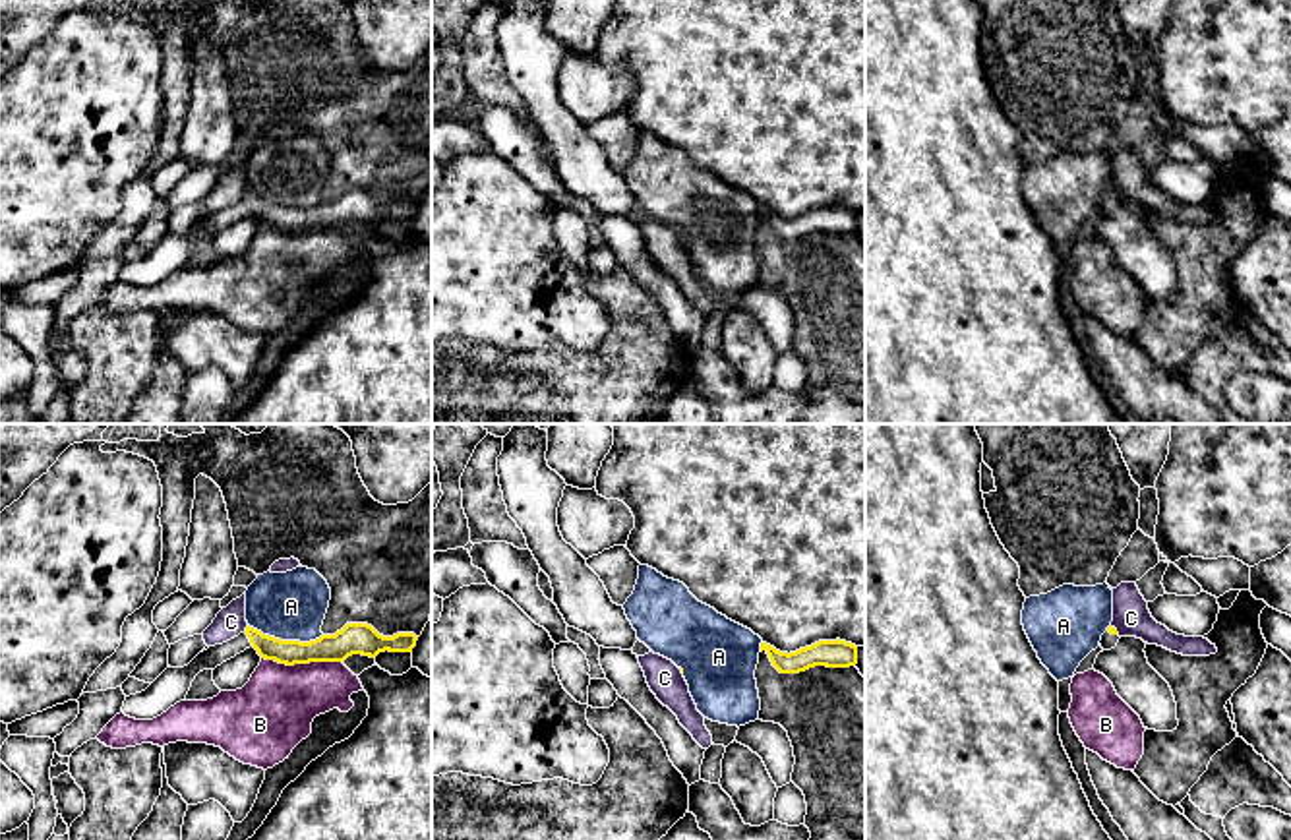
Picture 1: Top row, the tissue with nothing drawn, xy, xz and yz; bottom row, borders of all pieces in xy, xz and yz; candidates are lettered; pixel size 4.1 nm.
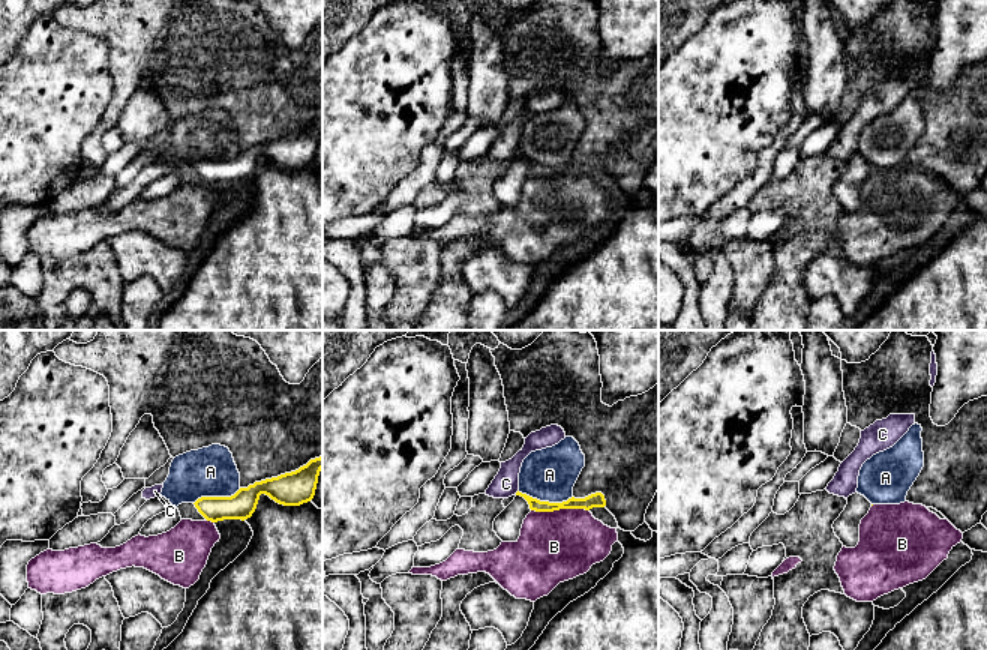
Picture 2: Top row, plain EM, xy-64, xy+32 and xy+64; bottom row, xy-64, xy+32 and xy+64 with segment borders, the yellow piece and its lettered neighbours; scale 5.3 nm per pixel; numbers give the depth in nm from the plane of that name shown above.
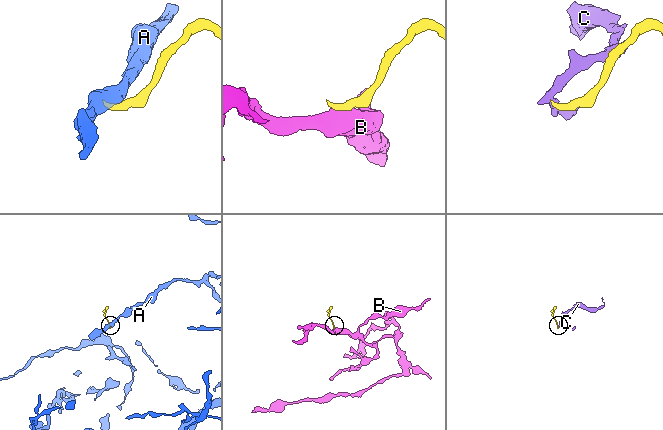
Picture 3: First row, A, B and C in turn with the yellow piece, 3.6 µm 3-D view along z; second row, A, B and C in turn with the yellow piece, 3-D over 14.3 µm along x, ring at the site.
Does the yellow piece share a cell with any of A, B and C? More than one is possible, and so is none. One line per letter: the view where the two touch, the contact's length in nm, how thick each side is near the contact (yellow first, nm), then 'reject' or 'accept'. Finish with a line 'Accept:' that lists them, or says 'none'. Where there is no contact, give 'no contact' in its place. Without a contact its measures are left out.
A: meets yellow in xy; contact 320 nm long; 120 nm thick on the yellow side, 280 nm on the other; reject
B: meets yellow in xy; contact 340 nm long; 130 nm thick on the yellow side, 320 nm on the other; reject
C: meets yellow in xy; contact 40 nm long; 100 nm thick on the yellow side, 120 nm on the other; reject
Accept: none

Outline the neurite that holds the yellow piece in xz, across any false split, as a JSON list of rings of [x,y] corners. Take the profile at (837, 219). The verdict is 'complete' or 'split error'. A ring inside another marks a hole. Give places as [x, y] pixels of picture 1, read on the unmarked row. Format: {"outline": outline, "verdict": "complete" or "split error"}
{"outline": [[[840,205],[819,207],[790,221],[761,209],[761,219],[763,217],[780,240],[799,240],[815,232],[850,234],[857,230],[857,213]]], "verdict": "complete"}

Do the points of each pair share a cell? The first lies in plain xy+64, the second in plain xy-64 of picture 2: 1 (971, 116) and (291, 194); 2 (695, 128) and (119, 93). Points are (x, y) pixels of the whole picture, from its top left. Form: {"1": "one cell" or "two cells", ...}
{"1": "two cells", "2": "two cells"}

